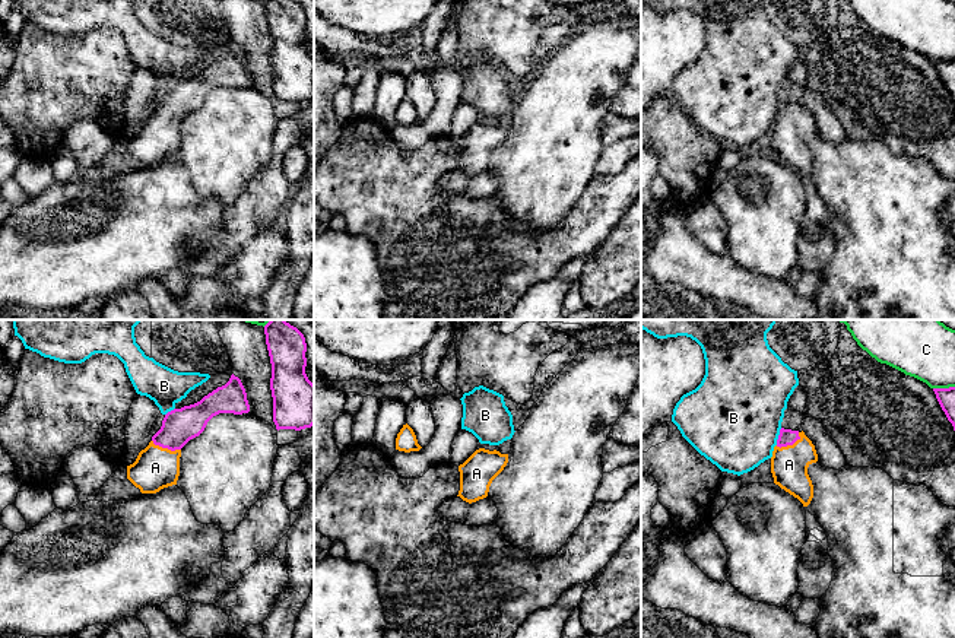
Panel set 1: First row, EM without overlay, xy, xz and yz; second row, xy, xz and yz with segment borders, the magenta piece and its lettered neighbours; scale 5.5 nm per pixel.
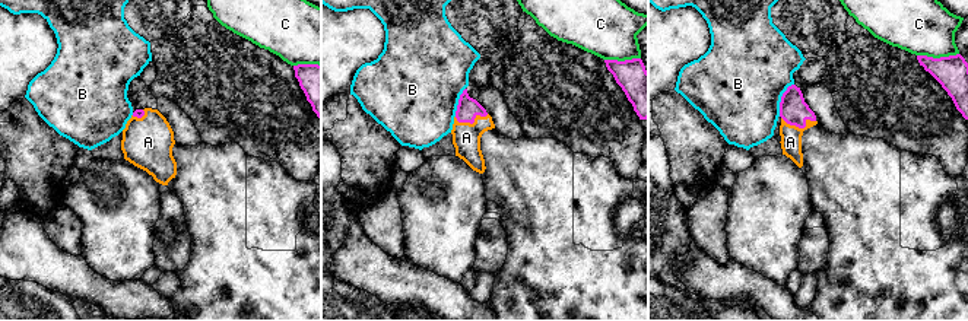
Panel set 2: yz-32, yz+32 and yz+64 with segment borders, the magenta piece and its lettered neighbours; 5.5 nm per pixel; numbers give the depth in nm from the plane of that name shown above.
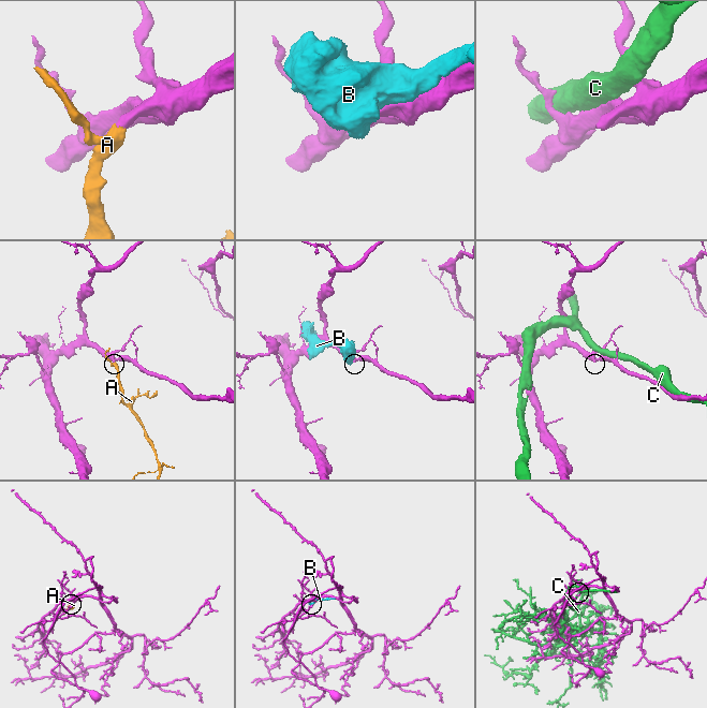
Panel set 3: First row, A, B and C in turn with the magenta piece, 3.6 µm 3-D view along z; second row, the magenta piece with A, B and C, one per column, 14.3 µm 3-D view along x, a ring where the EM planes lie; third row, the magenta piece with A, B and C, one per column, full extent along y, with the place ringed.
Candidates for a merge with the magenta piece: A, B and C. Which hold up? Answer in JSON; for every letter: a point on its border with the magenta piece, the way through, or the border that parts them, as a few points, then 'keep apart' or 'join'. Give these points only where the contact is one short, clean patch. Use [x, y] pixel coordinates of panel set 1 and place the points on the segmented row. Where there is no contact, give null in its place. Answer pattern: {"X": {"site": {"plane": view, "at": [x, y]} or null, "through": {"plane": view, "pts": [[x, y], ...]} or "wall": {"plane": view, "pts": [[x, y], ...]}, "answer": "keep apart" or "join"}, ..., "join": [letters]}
{"A": {"site": {"plane": "xy", "at": [165, 447]}, "through": {"plane": "xy", "pts": [[178, 427], [165, 447], [155, 467]]}, "answer": "join"}, "B": {"site": {"plane": "yz", "at": [779, 437]}, "answer": "keep apart"}, "C": {"site": {"plane": "yz", "at": [944, 389]}, "answer": "keep apart"}, "join": ["A"]}

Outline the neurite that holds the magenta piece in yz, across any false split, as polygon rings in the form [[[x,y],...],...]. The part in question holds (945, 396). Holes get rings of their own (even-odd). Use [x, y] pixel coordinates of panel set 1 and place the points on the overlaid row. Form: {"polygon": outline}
{"polygon": [[[955,387],[933,388],[936,399],[955,431]]]}

